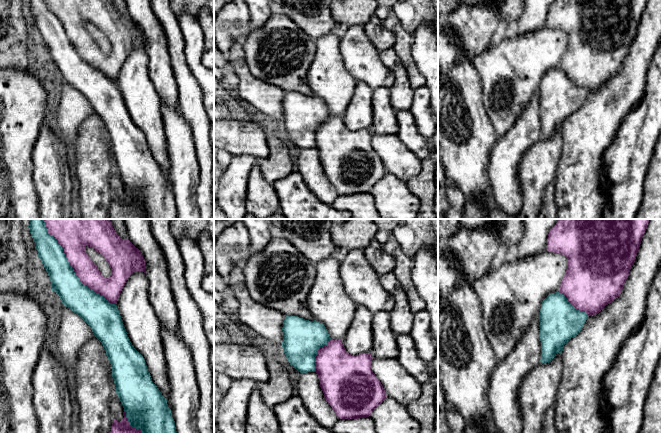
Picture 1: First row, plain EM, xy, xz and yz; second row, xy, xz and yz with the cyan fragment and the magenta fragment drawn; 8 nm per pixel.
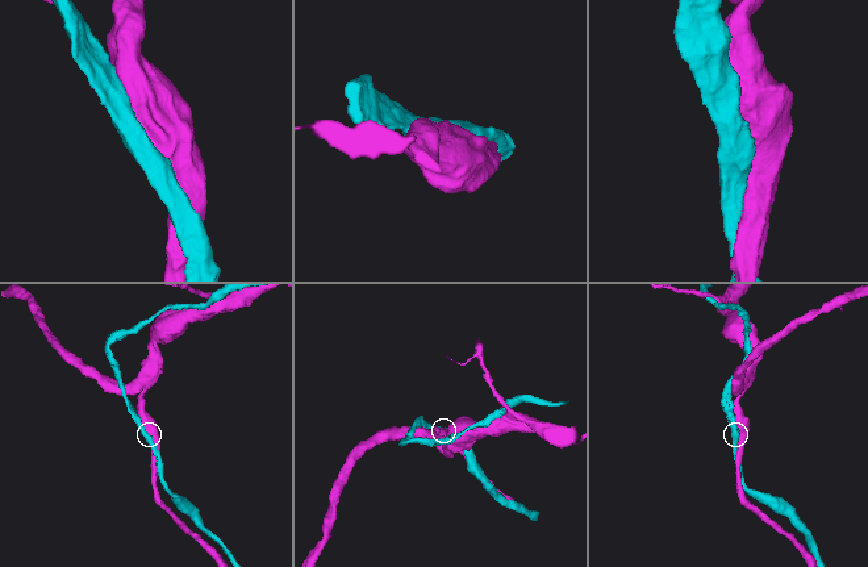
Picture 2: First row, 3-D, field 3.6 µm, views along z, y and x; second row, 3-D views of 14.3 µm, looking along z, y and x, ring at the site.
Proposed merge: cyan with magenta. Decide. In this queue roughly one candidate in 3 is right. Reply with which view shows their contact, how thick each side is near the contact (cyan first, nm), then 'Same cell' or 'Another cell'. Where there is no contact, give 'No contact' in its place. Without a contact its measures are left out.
Touches cyan in xy. Thickness 240 nm (cyan) against 220 nm. Another cell

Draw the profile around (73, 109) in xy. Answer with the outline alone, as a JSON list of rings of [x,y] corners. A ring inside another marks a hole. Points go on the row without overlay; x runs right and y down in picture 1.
[[[64,82],[57,114],[52,125],[68,147],[75,148],[80,125],[95,113],[89,101],[76,89]]]

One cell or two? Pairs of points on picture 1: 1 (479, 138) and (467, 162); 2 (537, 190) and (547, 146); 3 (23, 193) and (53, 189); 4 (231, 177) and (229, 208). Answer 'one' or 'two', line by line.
1: one
2: one
3: two
4: one

